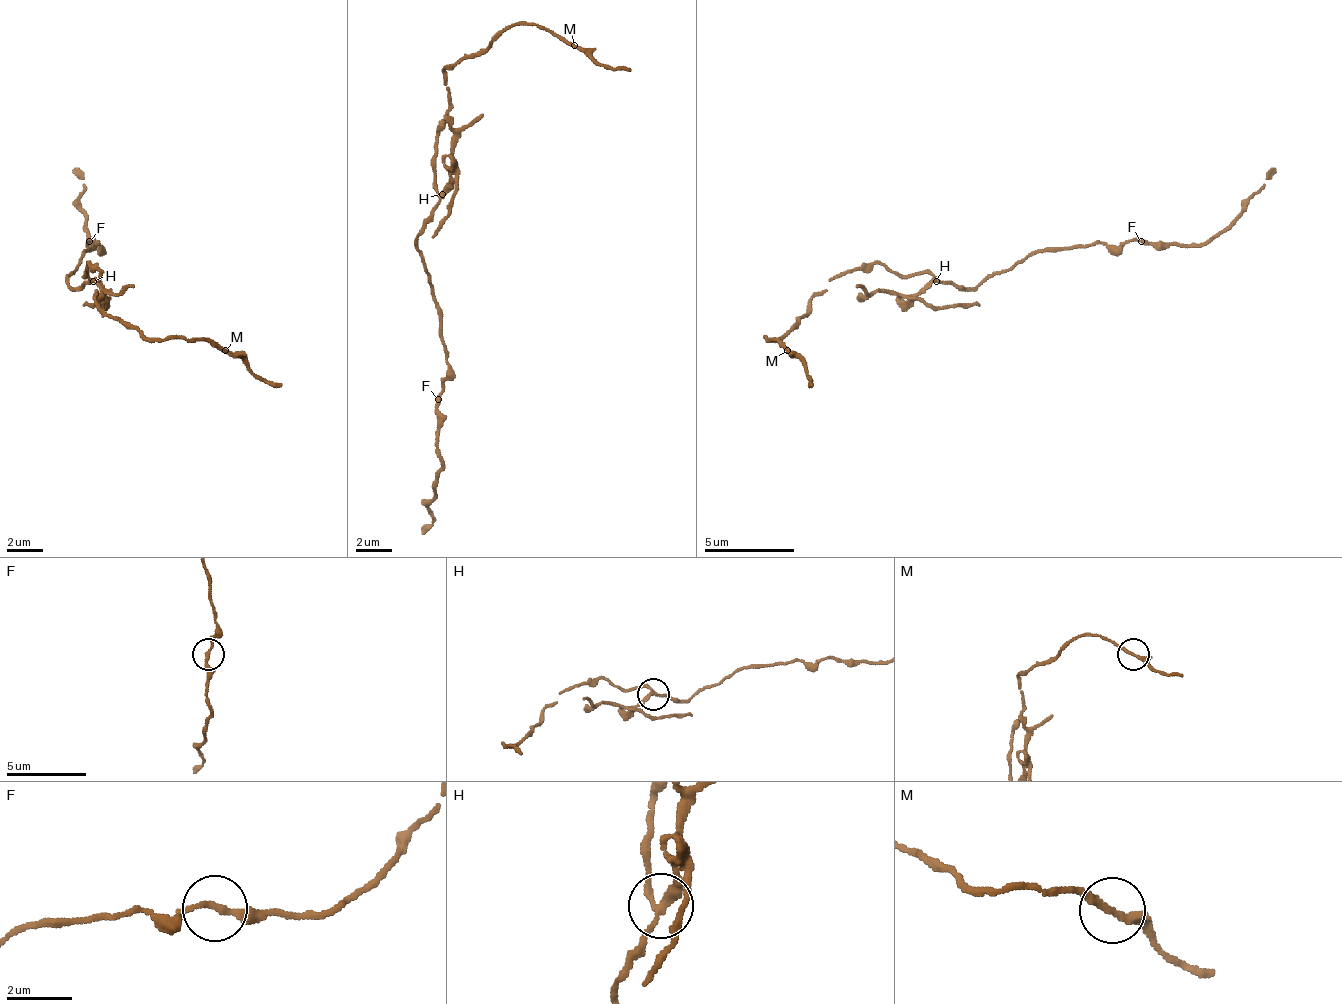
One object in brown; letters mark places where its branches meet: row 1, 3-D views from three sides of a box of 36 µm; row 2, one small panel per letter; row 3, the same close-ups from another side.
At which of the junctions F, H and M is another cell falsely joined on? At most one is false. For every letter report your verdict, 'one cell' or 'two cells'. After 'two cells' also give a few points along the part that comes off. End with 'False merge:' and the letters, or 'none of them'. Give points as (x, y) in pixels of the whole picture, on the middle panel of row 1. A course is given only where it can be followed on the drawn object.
F: one cell
H: two cells; course (443, 195), (452, 150), (483, 113)
M: one cell
False merge: H

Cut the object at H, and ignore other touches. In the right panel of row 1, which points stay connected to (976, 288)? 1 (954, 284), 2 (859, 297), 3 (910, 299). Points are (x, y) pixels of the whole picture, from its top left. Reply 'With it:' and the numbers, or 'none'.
With it: 1

